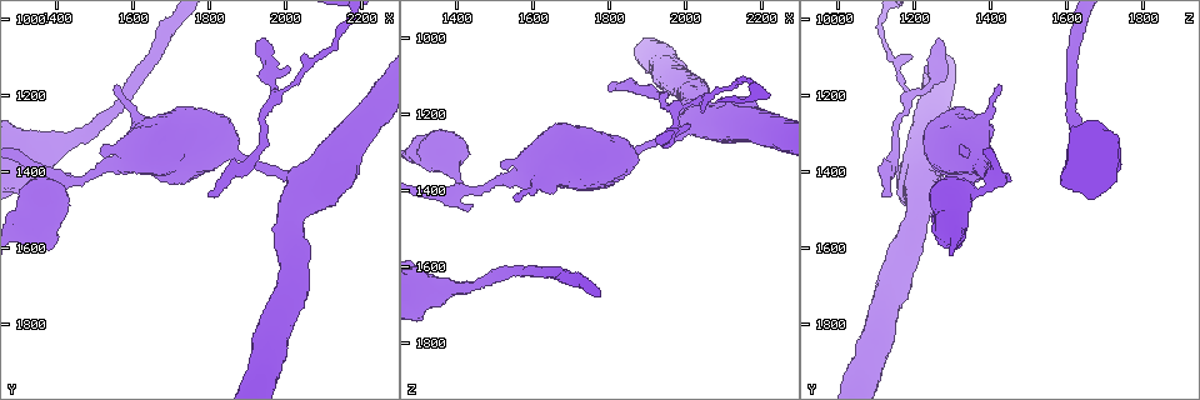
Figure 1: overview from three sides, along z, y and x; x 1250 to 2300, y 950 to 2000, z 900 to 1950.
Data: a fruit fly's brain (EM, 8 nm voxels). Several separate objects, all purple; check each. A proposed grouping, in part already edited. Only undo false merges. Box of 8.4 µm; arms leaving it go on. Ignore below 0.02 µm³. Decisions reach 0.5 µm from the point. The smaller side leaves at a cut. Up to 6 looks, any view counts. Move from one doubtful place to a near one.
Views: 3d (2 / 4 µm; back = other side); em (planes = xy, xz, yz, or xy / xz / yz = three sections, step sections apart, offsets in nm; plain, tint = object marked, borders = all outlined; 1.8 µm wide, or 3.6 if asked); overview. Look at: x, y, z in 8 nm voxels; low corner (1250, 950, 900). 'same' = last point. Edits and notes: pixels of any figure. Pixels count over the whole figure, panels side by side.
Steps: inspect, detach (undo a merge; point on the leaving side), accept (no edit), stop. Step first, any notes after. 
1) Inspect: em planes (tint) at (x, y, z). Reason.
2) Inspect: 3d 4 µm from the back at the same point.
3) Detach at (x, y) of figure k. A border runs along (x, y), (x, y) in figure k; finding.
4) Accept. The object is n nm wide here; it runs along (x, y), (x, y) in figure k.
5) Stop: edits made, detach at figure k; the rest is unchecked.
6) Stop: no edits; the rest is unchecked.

Inspect: 3d 2 µm at (1410, 1435, 1405). Branch point.

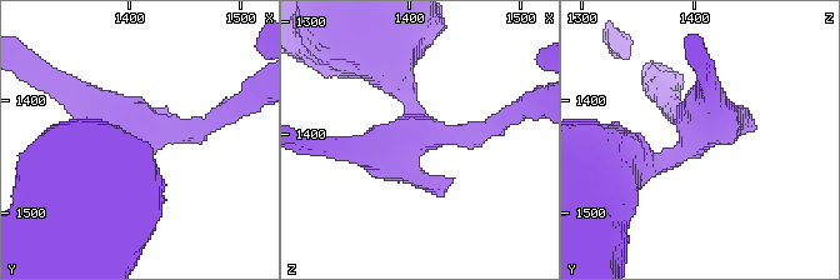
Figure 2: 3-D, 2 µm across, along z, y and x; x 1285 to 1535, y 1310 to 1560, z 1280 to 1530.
Inspect: em xz step 4 (tint) at (1412, 1434, 1400). 3 arms meet here; the arms are 170, 200, 500 nm wide; need the tissue.

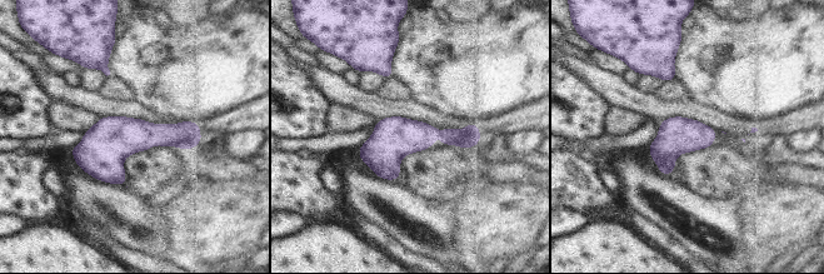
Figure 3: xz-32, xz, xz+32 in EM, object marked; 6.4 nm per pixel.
Inspect: em planes (tint) at the same point.

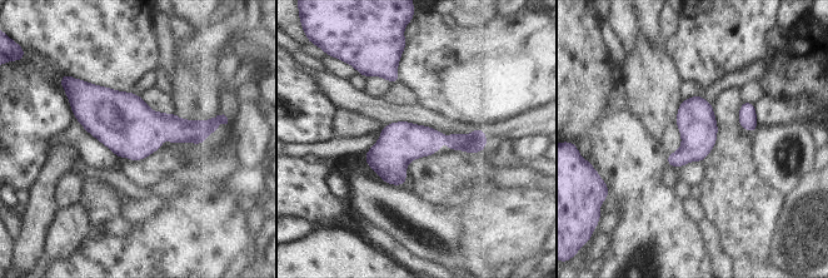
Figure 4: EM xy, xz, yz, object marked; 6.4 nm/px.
Accept. It runs along (483, 143), (402, 142), (368, 159) in figure 4; one cell here.

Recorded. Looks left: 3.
Inspect: em planes (tint) at (1990, 1195, 1180). Abrupt turn.

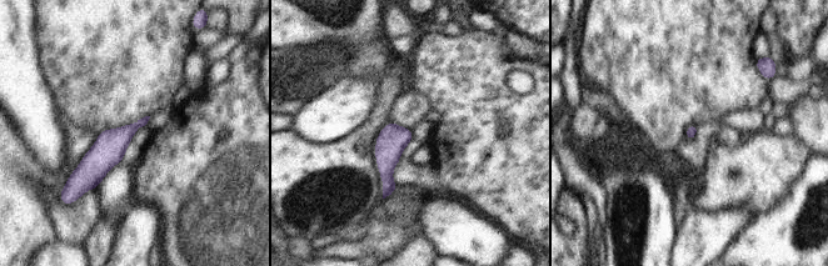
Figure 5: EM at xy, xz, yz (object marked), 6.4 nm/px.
Accept. It runs along (143, 121), (130, 129), (73, 182) in figure 5; all the same cell.

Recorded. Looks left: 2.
Inspect: em 3.6 µm planes (tint) at (2035, 1435, 1215). Sharp bend.

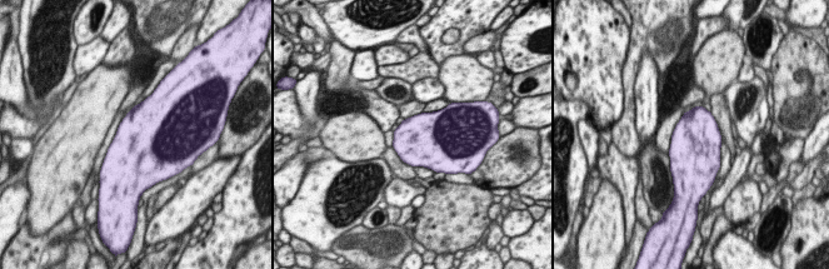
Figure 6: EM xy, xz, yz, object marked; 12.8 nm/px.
Accept. All the same cell.

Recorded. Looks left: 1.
Stop: no edits; the rest is unchecked.

